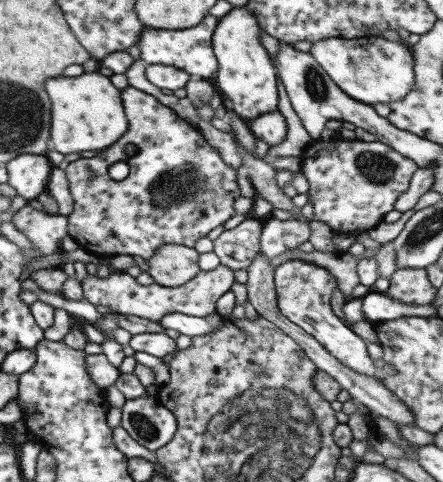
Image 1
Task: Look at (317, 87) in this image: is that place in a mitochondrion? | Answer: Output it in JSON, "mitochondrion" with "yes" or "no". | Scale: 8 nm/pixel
{"mitochondrion":"yes"}

